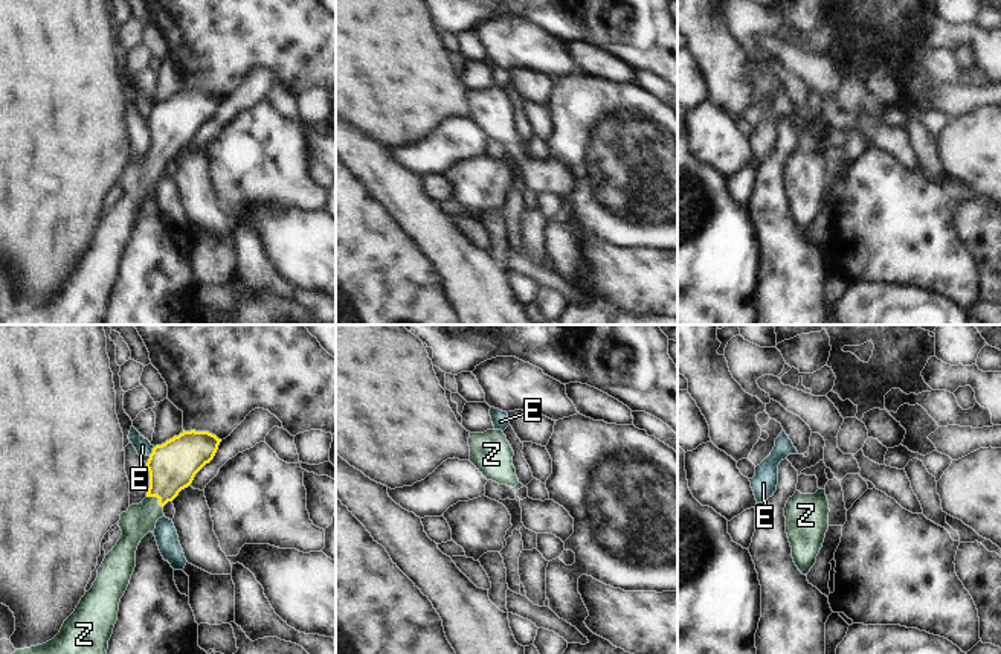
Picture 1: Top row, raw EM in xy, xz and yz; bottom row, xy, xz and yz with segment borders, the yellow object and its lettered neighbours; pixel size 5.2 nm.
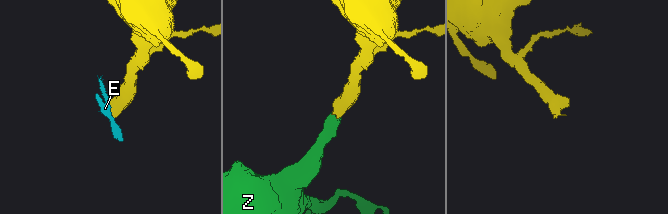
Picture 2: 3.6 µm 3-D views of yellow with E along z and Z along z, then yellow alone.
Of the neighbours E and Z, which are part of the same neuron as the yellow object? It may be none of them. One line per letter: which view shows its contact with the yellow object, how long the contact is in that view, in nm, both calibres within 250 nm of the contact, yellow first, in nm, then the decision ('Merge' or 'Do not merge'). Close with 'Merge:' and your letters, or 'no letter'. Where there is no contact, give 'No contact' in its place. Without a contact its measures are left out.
E: Touches yellow in xy. Shared border 60 nm. Thickness 260 nm (yellow) against 90 nm. Do not merge
Z: Touches yellow in xy. Shared border 110 nm. Thickness 260 nm (yellow) against 160 nm. Merge
Merge: Z

